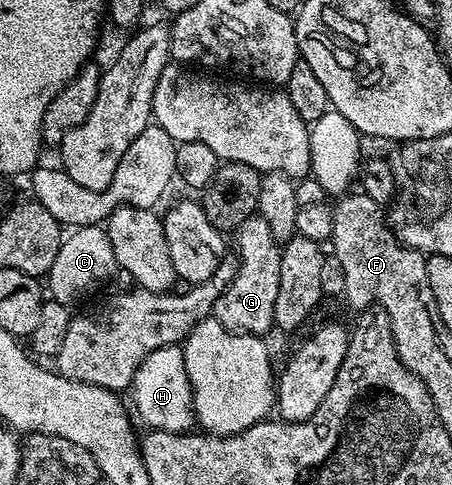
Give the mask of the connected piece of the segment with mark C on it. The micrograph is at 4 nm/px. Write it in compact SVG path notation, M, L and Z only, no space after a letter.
M101 225L77 227L63 239L56 260L46 275L46 288L48 294L50 290L49 297L53 301L73 306L72 304L98 291L104 284L109 281L111 283L117 271L118 264L107 231Z

